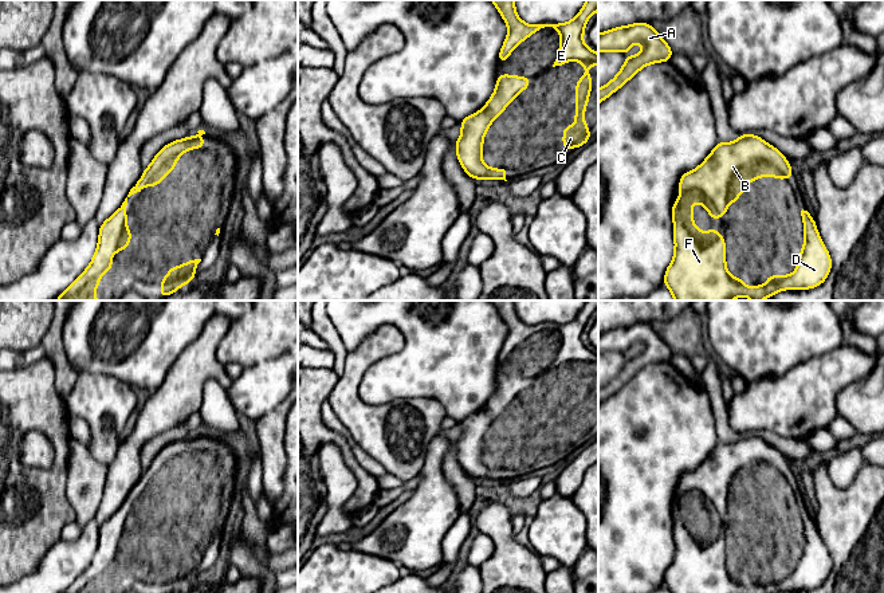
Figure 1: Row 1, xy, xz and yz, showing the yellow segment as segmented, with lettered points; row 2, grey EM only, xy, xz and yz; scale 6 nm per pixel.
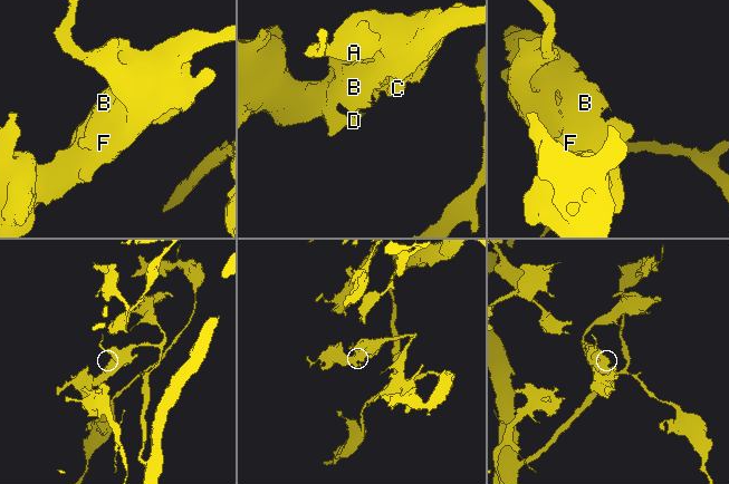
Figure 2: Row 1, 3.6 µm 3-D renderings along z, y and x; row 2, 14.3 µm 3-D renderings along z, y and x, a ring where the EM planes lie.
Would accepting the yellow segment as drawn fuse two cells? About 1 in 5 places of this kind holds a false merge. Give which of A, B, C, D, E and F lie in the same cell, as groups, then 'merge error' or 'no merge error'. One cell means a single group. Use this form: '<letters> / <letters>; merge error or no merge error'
A B C D E F; no merge error

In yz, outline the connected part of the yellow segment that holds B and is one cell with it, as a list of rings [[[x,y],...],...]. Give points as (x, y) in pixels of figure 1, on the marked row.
[[[739,134],[739,138],[730,144],[718,141],[710,156],[694,172],[680,176],[680,199],[672,204],[675,252],[663,282],[675,301],[732,301],[738,296],[762,301],[767,296],[774,296],[778,291],[789,288],[809,290],[826,280],[832,270],[832,258],[820,237],[814,217],[808,211],[801,211],[805,243],[795,266],[795,274],[770,275],[765,279],[766,288],[761,284],[746,287],[742,278],[731,276],[726,267],[726,241],[723,235],[714,227],[708,232],[700,232],[696,228],[692,220],[694,201],[704,205],[712,220],[722,219],[727,212],[728,204],[735,204],[751,180],[758,180],[767,174],[781,180],[795,178],[790,162],[777,148],[755,134]]]

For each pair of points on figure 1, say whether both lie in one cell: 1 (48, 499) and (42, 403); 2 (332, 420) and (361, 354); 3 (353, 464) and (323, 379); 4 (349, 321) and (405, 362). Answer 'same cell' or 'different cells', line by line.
1: same cell
2: different cells
3: same cell
4: same cell

